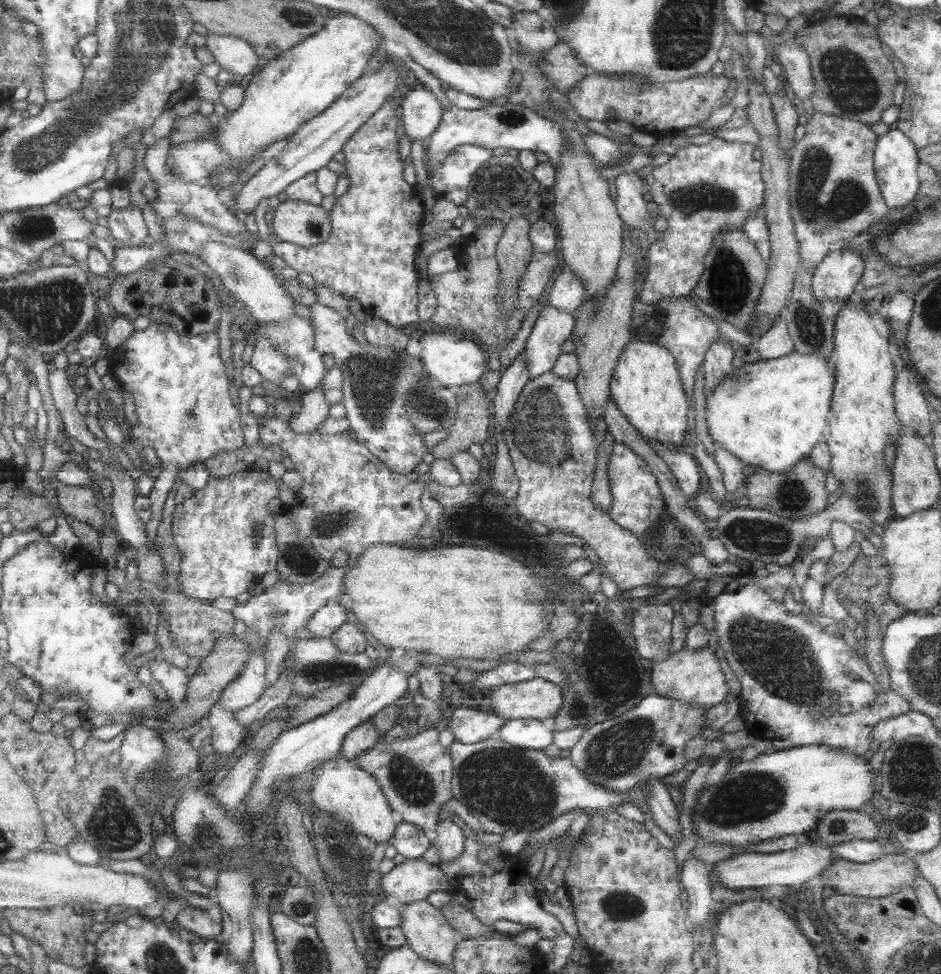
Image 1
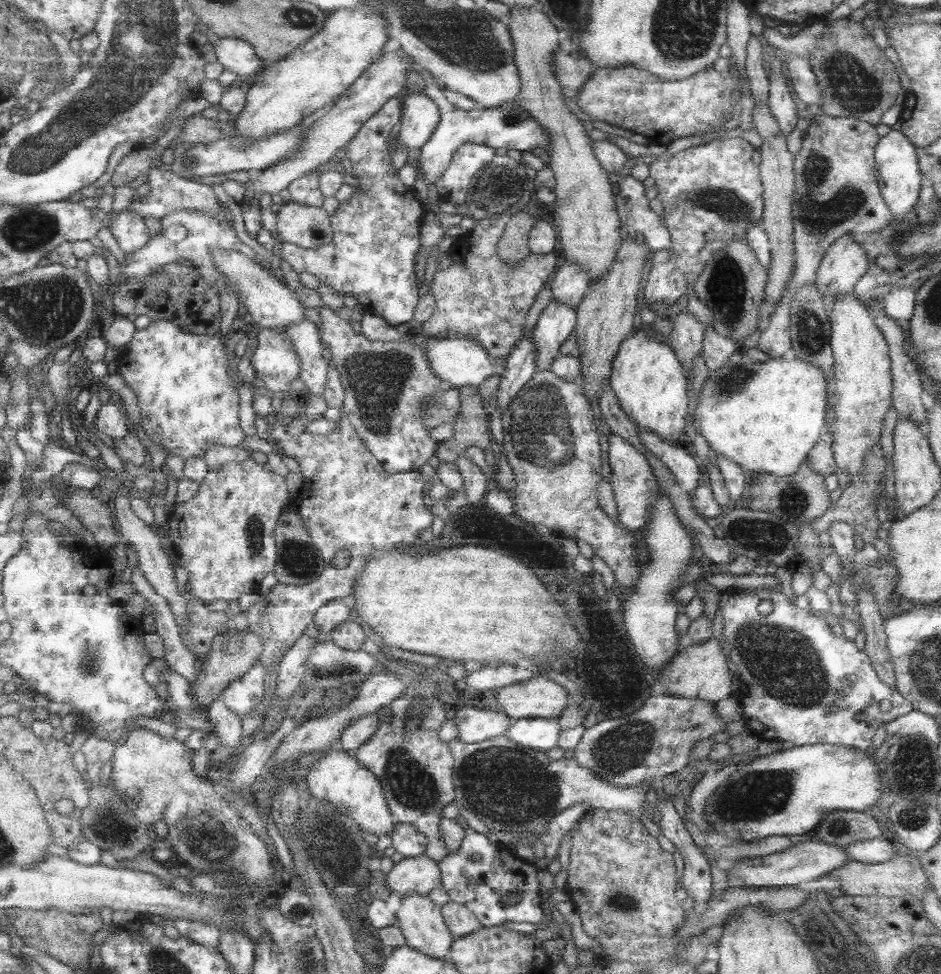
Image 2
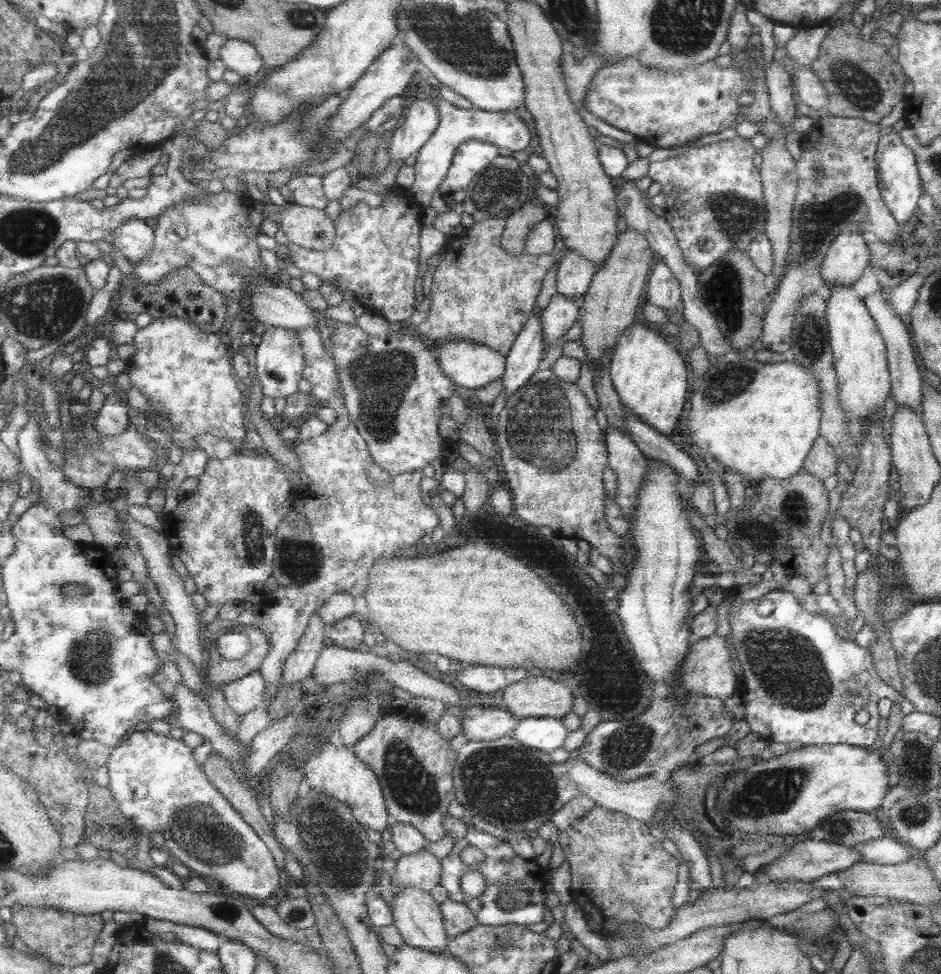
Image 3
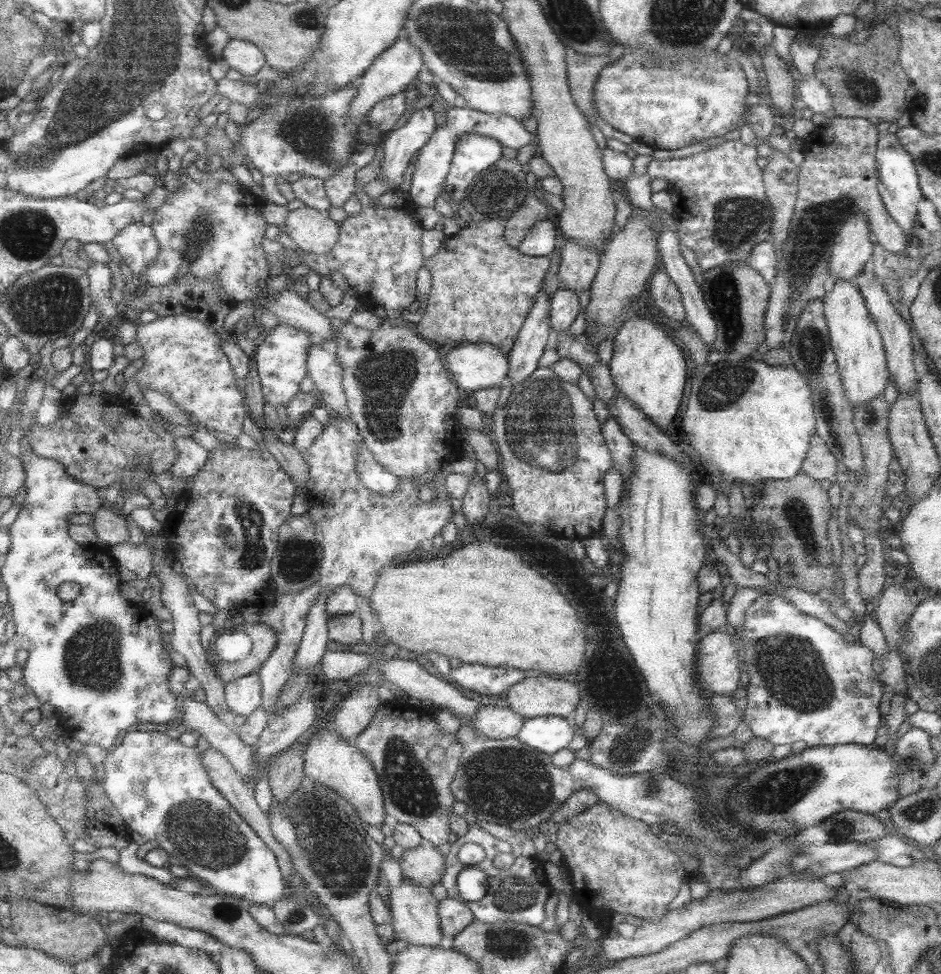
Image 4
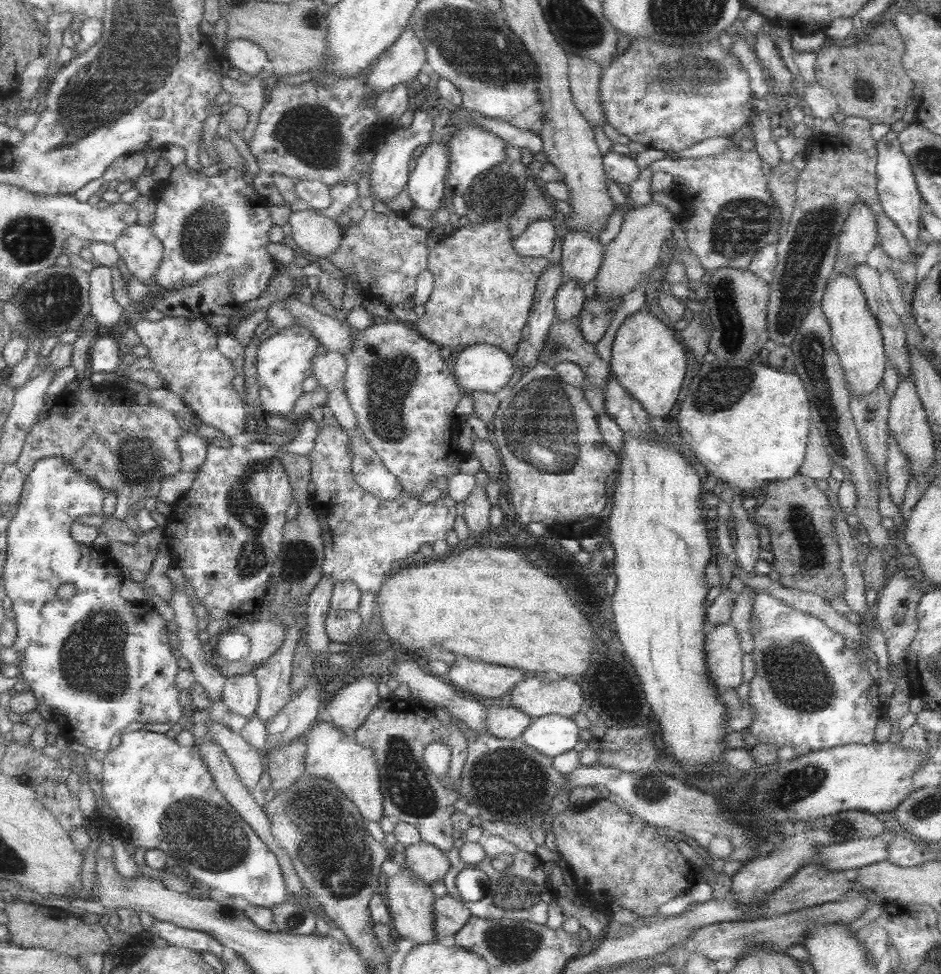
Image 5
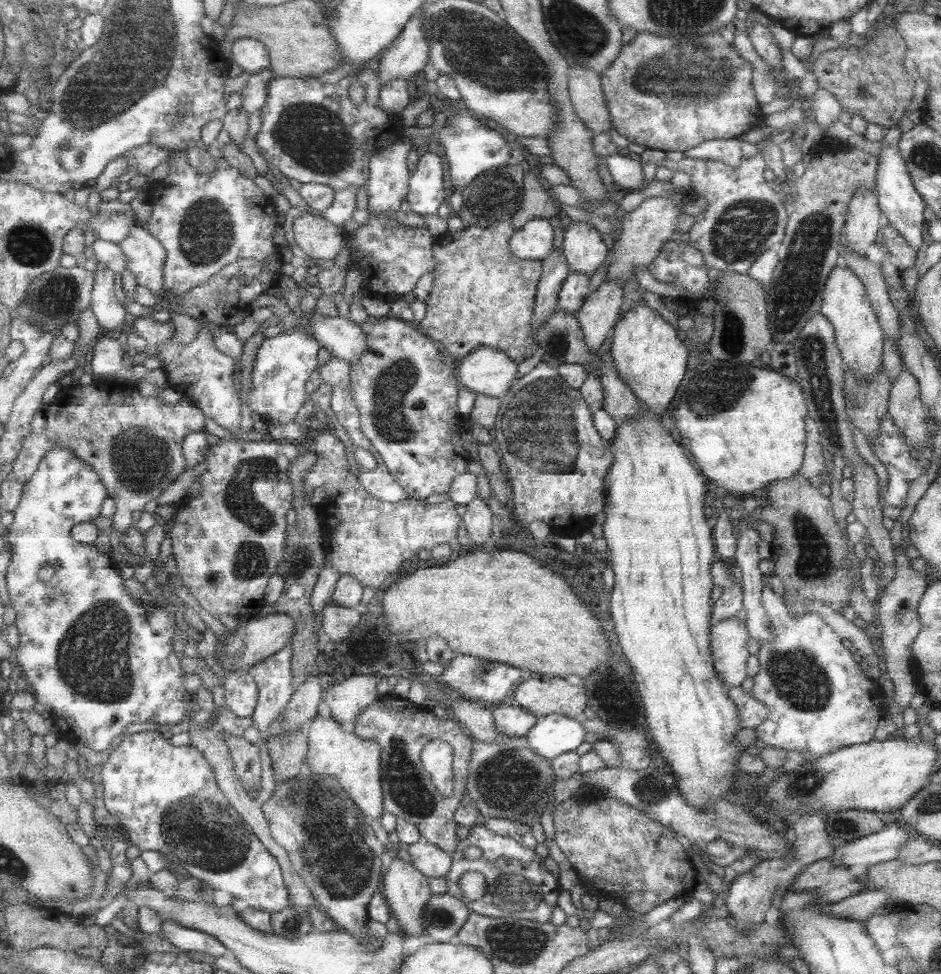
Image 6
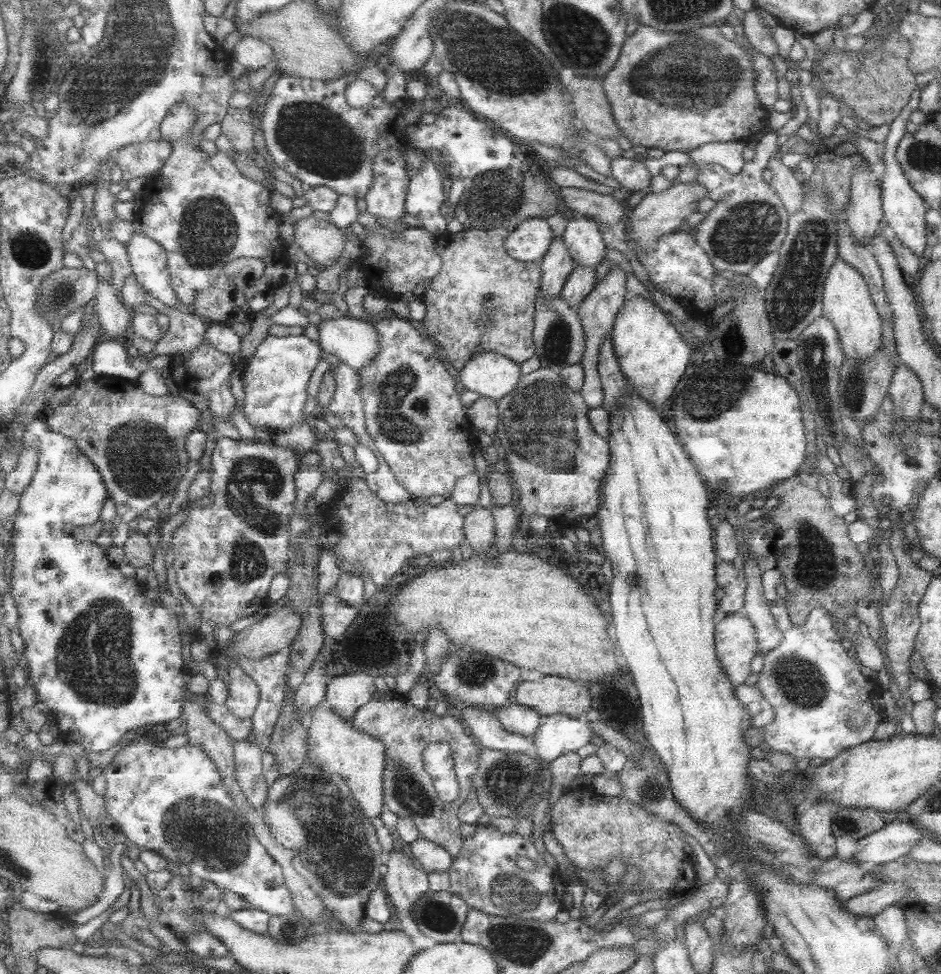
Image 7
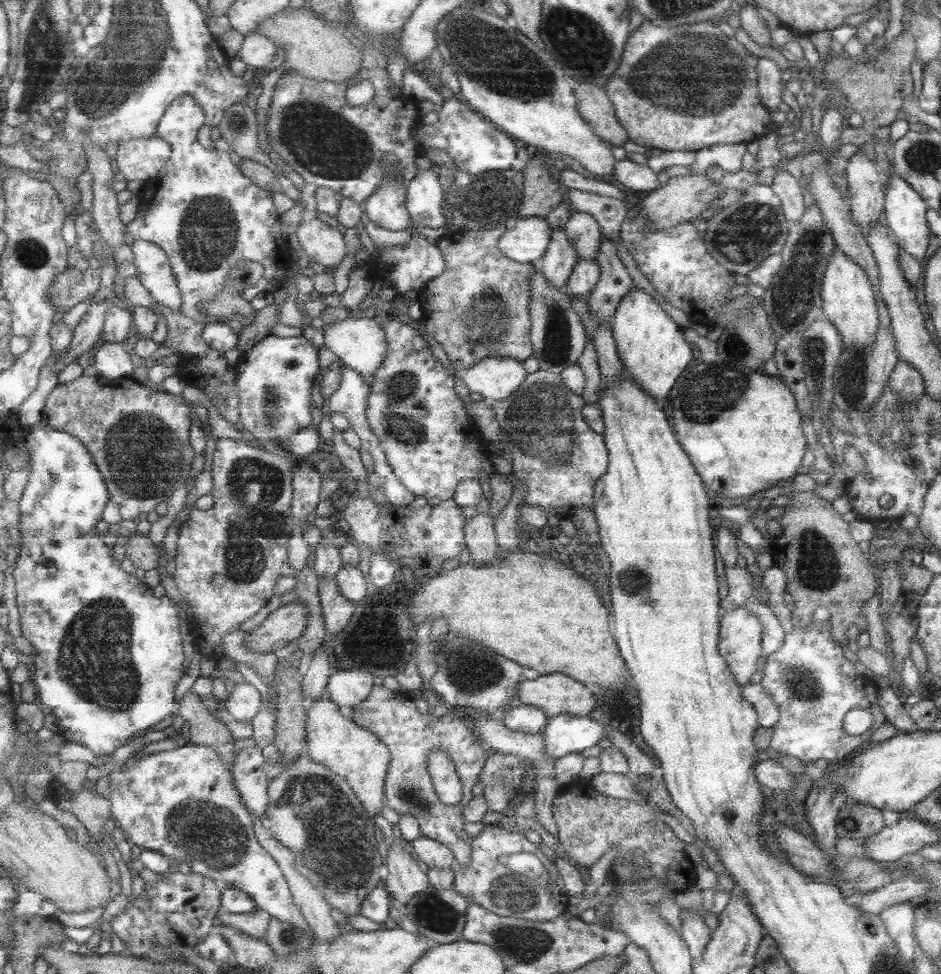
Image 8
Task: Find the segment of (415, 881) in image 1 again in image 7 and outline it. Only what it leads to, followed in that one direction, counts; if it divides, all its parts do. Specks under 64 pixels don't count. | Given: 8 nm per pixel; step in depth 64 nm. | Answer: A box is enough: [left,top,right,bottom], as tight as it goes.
[410,838,454,872]

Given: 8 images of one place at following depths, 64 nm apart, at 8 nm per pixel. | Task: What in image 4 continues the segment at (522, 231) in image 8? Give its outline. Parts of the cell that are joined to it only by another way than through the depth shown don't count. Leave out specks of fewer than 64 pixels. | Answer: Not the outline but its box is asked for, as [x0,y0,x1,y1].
[517,218,555,257]

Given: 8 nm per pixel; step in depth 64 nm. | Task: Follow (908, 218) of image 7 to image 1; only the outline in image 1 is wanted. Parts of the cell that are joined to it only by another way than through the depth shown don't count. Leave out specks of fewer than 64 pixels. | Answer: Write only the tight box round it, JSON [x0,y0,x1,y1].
[872,129,920,210]

